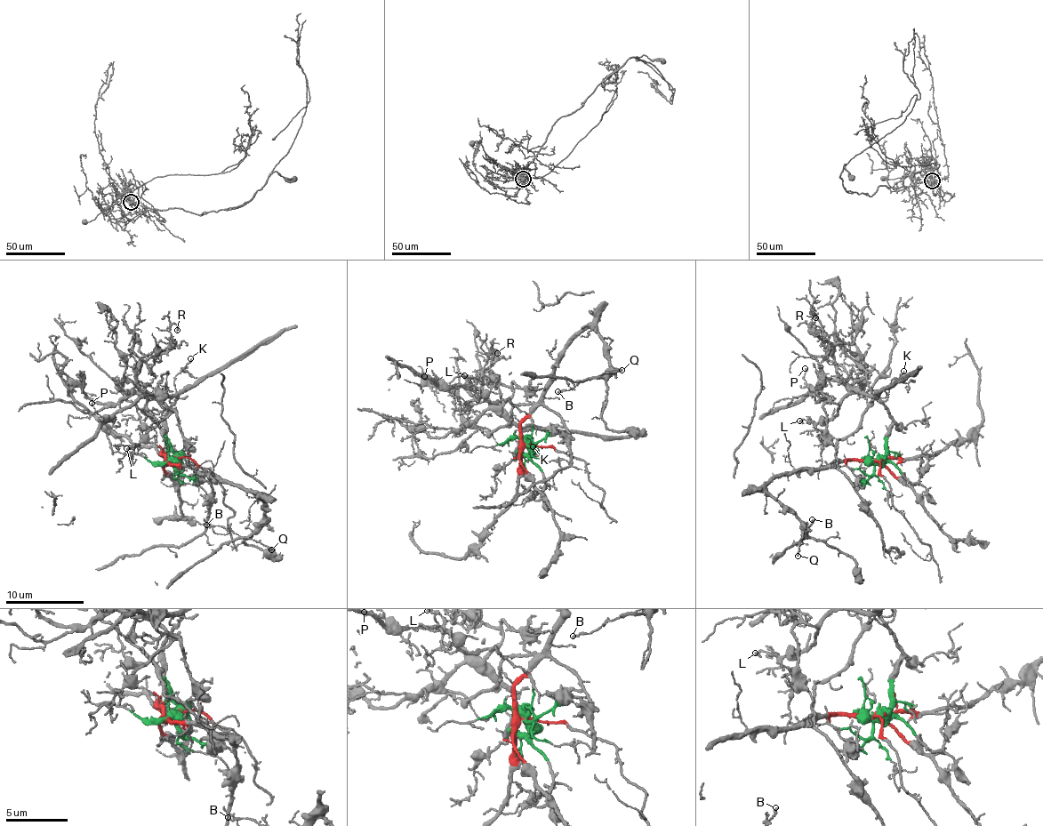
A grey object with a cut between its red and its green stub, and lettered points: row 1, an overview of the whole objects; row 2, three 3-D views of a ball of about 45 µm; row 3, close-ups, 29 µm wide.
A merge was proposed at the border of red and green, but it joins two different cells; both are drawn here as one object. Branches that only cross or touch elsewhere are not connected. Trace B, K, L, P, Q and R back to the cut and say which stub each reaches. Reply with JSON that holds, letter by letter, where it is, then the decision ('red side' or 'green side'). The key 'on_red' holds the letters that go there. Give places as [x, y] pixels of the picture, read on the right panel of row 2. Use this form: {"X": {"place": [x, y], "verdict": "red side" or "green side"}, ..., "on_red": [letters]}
{"B": {"place": [812, 519], "verdict": "red side"}, "K": {"place": [903, 371], "verdict": "green side"}, "L": {"place": [799, 421], "verdict": "green side"}, "P": {"place": [805, 368], "verdict": "green side"}, "Q": {"place": [798, 556], "verdict": "red side"}, "R": {"place": [815, 317], "verdict": "green side"}, "on_red": ["B", "Q"]}

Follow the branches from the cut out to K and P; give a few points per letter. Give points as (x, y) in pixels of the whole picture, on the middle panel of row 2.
K: (525, 445), (528, 450), (524, 453), (514, 453), (521, 438), (517, 440), (533, 447)
P: (525, 445), (528, 450), (514, 453), (518, 442), (514, 437), (517, 428), (476, 388), (444, 386), (424, 376)

